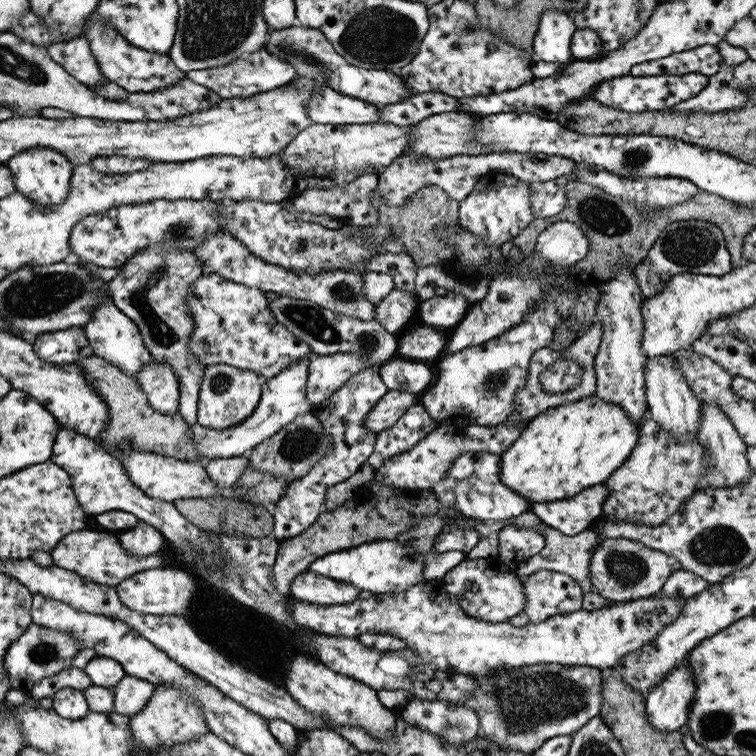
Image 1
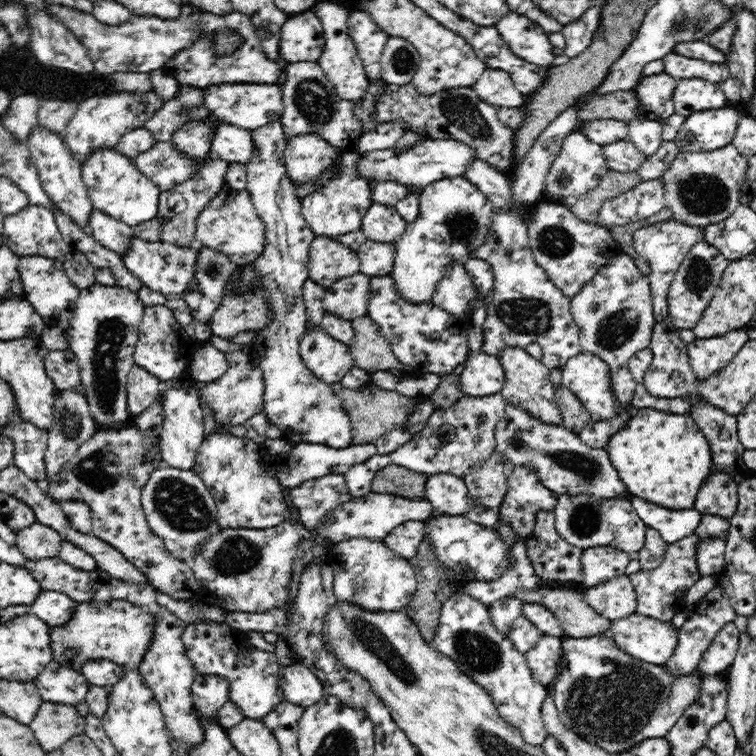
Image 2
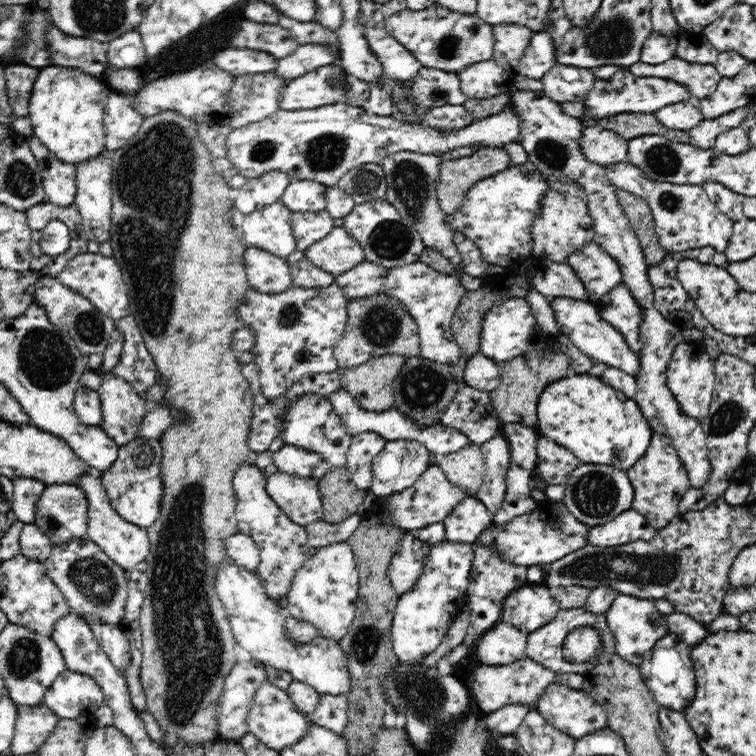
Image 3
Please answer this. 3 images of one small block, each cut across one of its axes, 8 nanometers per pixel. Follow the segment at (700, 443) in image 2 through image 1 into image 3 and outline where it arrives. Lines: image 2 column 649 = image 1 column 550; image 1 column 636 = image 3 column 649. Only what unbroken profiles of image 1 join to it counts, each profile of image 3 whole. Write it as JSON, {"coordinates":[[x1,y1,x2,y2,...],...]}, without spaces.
{"coordinates":[[573,372,573,374,558,378,558,380,550,382,548,386,544,386,544,390,538,394,536,410,538,434,547,436,573,452,581,463,605,464,624,471,646,452,646,446,650,444,651,426,642,415,639,404,589,372]]}

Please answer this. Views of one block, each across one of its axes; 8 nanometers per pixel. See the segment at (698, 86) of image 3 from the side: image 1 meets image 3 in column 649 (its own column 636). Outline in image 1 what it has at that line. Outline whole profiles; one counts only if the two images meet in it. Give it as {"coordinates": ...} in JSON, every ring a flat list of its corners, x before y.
{"coordinates":[[716,45,696,46,683,52,671,53,665,58,633,65,629,69,629,74,634,77,650,77,663,74,681,76,697,72,709,77,717,72,720,60]]}

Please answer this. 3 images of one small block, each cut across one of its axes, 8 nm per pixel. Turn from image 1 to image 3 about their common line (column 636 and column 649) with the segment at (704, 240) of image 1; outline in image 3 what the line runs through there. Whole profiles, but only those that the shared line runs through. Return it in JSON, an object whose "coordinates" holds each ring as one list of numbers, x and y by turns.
{"coordinates":[[703,246,702,248,684,250,684,252,668,252,658,264,648,264,647,274,651,287,650,290,652,290,652,294,654,295,654,309,656,309,658,314,664,317,666,321,670,321,670,323,676,325,680,330,684,328,696,328,702,331,704,336,710,337,716,341,720,352,739,356,738,346,733,343,733,340,736,340,736,337,731,337,730,335,717,331,706,320,694,320,694,316,698,318,699,308,695,305,694,299,683,289,683,285,677,278,678,260,692,259,708,264,712,263,712,256,714,256,714,254,715,252,712,247]]}

